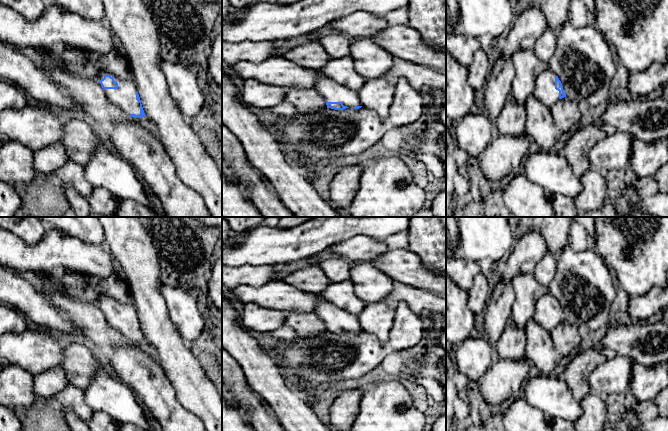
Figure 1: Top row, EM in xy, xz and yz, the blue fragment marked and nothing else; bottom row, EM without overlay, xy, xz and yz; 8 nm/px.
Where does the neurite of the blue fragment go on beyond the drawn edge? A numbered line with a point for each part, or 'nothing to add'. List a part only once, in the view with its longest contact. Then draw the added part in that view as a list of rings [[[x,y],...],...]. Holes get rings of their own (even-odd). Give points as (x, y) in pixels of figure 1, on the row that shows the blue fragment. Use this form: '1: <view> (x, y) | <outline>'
1: xy (124, 97) | [[[106,70],[99,72],[97,82],[99,83],[105,75],[110,75],[114,78],[114,81],[118,83],[117,89],[104,89],[104,92],[110,102],[128,115],[139,115],[140,103],[136,100],[137,87],[135,82],[133,80],[120,79]]]

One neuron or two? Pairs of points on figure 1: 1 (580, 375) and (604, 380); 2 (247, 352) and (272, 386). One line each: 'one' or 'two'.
1: two
2: one

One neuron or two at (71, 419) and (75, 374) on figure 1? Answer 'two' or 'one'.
one

